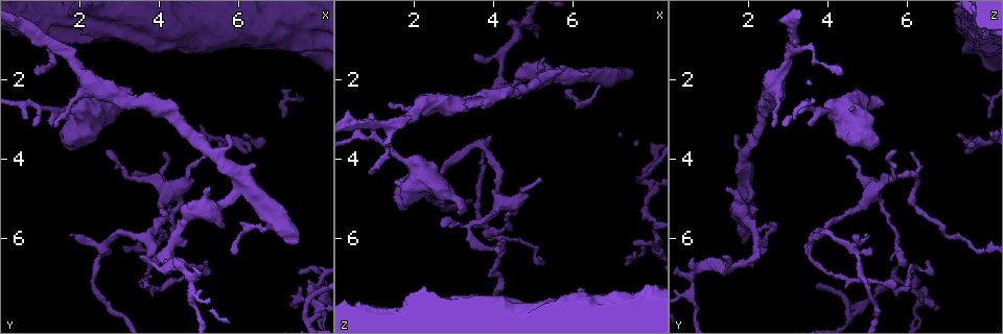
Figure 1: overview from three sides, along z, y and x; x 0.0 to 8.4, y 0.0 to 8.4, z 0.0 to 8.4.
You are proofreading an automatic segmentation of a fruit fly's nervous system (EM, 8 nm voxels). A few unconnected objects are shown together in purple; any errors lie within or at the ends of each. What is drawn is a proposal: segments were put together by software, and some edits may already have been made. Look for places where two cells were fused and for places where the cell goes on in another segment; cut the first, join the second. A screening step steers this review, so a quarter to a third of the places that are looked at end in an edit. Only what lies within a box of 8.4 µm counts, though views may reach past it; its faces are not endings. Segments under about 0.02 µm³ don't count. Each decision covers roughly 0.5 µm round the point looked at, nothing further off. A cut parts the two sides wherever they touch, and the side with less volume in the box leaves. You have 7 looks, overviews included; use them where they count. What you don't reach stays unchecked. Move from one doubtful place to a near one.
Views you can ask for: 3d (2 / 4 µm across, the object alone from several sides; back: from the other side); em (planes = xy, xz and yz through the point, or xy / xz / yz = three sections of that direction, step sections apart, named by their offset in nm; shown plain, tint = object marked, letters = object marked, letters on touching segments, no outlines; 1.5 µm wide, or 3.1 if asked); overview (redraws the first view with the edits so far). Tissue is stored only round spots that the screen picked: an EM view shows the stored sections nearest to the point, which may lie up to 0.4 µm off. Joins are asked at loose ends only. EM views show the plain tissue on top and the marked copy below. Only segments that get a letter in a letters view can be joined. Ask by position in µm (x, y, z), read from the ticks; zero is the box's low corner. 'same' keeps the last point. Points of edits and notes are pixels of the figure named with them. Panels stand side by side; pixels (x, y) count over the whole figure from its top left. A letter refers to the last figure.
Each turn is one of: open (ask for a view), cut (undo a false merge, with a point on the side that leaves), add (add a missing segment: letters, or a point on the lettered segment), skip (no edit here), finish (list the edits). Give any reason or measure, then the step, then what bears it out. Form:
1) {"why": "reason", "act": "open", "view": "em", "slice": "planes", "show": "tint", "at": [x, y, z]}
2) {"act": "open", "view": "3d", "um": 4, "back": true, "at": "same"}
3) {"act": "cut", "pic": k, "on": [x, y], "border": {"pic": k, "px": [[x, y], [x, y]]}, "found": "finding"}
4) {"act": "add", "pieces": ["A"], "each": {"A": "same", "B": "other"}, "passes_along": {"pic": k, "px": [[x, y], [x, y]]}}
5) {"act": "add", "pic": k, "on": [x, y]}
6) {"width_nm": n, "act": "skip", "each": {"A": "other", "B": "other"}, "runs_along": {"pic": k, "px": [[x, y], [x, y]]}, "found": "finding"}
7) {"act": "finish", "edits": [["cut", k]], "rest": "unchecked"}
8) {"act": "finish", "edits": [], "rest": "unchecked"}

{"act": "open", "view": "3d", "um": 4, "at": [3.55, 2.60, 2.60]}

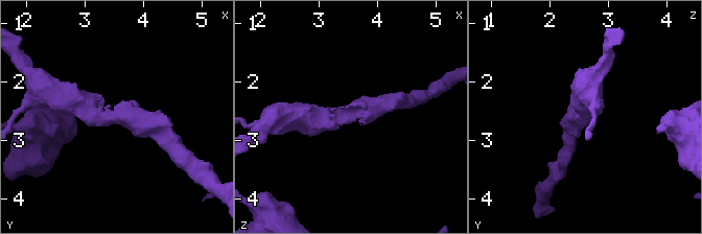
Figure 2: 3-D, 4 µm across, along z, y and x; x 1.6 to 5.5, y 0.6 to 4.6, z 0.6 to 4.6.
{"act": "open", "view": "em", "slice": "planes", "show": "letters", "at": [3.60, 2.65, 2.60]}

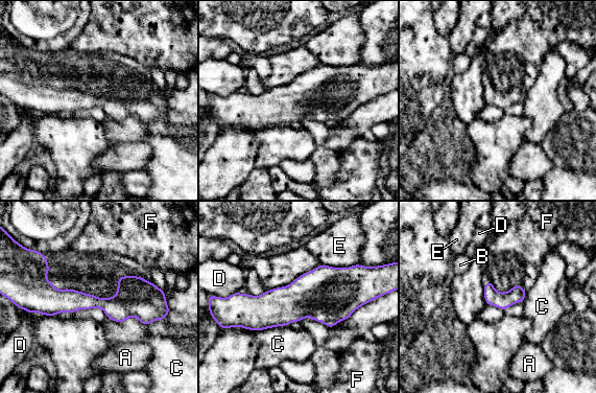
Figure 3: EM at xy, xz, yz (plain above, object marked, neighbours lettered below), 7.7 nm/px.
{"width_nm": 130, "act": "skip", "each": {"A": "other", "B": "other", "C": "other", "D": "other", "E": "other", "F": "other"}, "border": {"pic": 3, "px": [[169, 310], [148, 324], [108, 318]]}, "found": "all the same cell"}

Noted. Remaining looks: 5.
{"why": "tapers out", "act": "open", "view": "em", "slice": "planes", "show": "letters", "at": [1.80, 5.95, 4.95]}

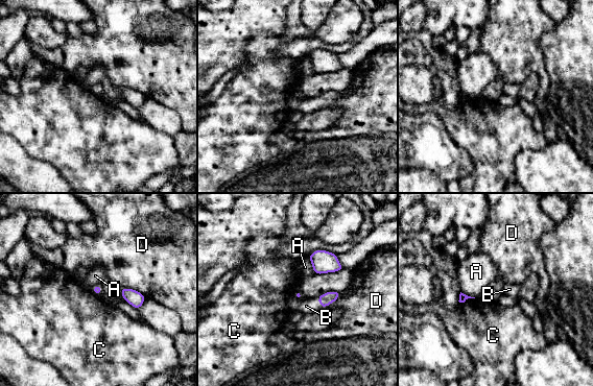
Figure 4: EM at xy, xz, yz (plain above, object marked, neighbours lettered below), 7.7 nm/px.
{"act": "add", "pieces": ["B"], "each": {"A": "other", "B": "same", "C": "other", "D": "other"}, "passes_along": {"pic": 4, "px": [[325, 299], [318, 303], [306, 306]]}, "found": "the cell continues"}

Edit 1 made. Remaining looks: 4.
{"why": "an open end", "act": "open", "view": "3d", "um": 4, "at": [0.85, 1.80, 4.35]}

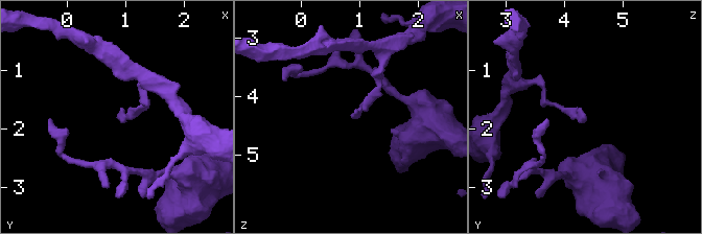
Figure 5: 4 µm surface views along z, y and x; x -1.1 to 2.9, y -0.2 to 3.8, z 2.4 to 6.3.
{"act": "open", "view": "em", "slice": "planes", "show": "letters", "at": [0.85, 1.80, 4.35]}

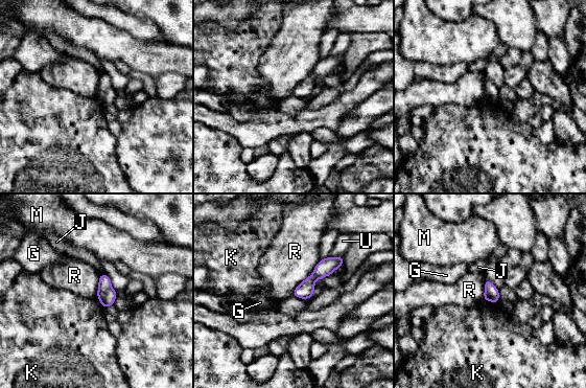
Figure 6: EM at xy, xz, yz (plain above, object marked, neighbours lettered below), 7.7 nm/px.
{"longest_contact_nm": ["R", 220], "act": "skip", "each": {"G": "other", "J": "other", "K": "other", "M": "other", "R": "other", "U": "other"}, "runs_along": {"pic": 6, "px": [[340, 259], [325, 267], [296, 293]]}, "found": "none of them fits"}

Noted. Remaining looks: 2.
{"act": "finish", "edits": [["add", 4]], "rest": "unchecked"}

